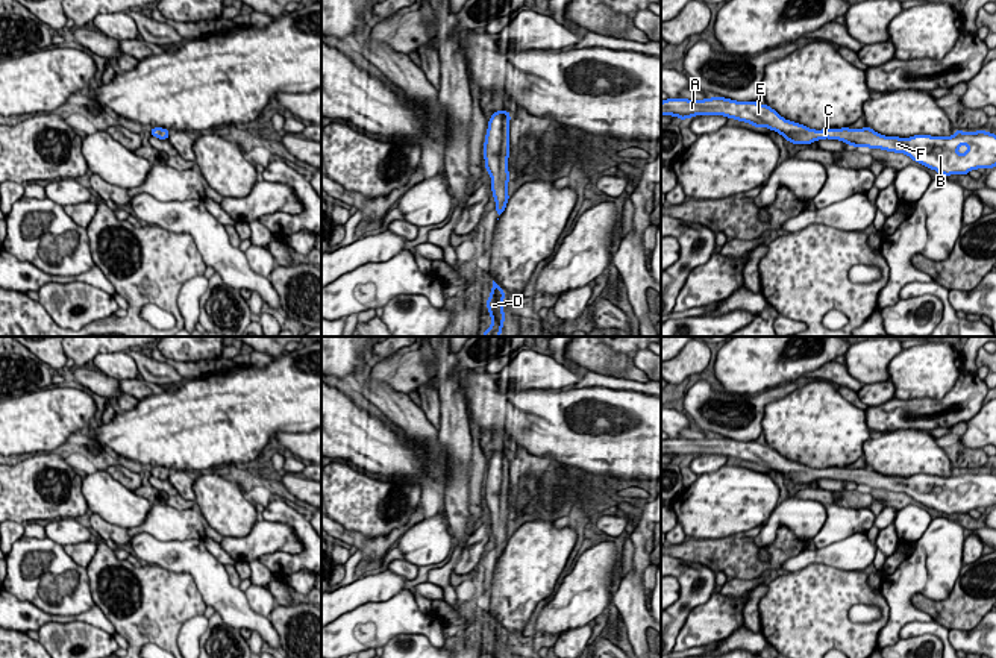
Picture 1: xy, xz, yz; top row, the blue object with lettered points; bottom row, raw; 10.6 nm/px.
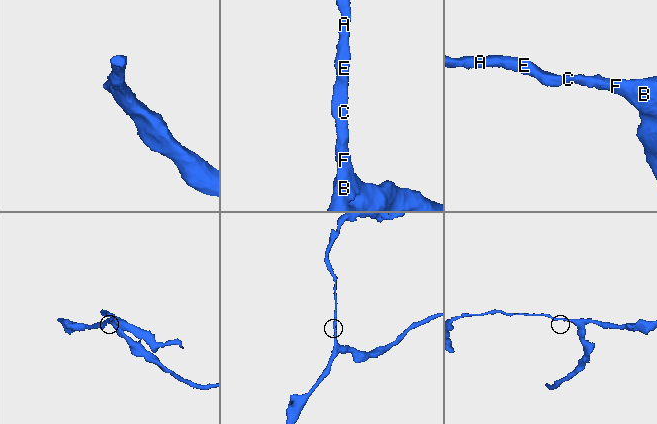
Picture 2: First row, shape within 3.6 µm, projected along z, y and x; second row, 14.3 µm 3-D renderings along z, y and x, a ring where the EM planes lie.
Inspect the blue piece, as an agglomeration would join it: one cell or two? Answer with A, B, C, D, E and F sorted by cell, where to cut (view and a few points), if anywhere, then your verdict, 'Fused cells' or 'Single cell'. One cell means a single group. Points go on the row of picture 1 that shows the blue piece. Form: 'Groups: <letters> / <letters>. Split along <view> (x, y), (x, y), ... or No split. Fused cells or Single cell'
Groups: A B C D E F. No split. Single cell

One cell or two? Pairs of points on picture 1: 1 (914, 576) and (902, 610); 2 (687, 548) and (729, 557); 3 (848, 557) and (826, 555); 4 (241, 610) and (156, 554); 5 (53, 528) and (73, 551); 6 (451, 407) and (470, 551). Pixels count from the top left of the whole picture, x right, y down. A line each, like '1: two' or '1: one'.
1: one
2: one
3: one
4: one
5: two
6: two

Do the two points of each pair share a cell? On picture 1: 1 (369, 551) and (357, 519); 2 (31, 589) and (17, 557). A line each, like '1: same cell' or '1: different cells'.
1: different cells
2: same cell

